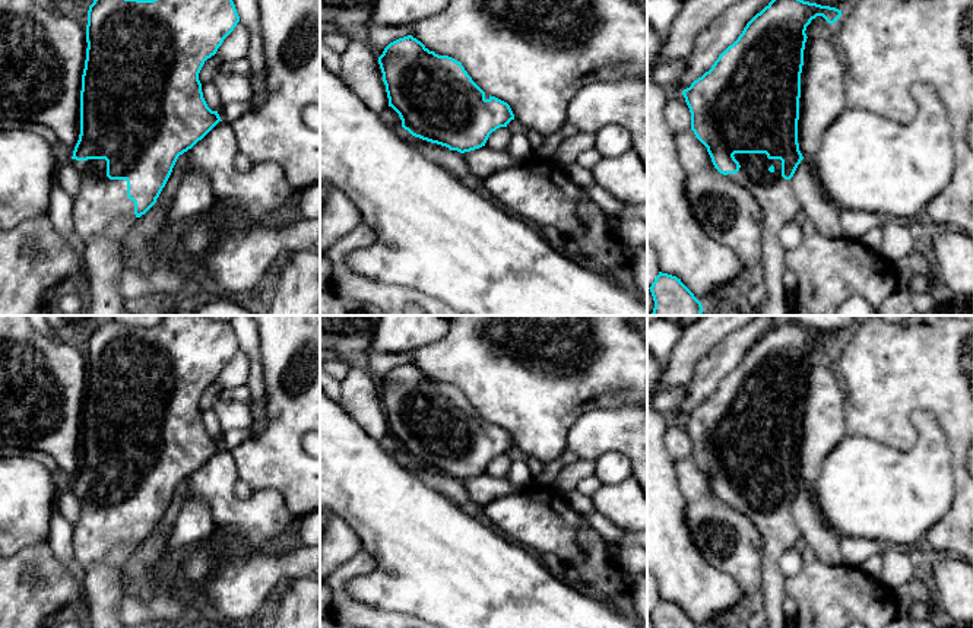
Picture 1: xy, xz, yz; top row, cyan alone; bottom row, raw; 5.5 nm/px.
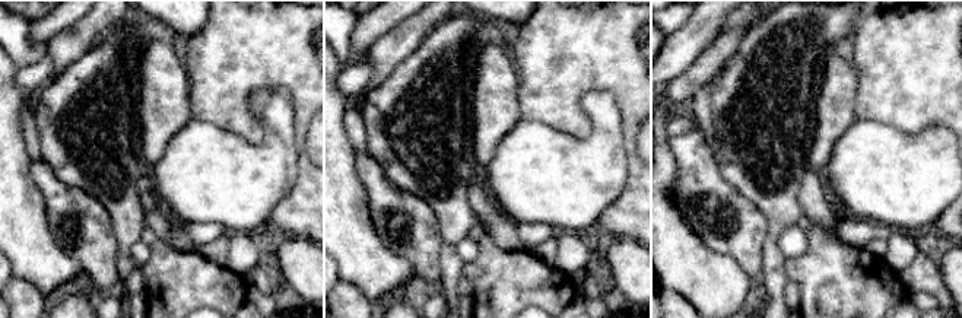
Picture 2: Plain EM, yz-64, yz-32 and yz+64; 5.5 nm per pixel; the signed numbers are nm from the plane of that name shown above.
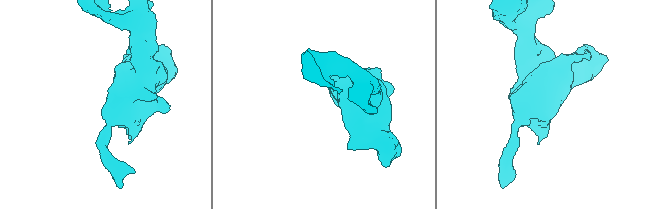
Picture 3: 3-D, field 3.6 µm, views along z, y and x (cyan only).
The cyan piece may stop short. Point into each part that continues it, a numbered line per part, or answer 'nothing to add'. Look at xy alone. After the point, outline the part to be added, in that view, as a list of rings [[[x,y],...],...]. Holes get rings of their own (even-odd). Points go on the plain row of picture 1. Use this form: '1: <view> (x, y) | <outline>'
1: xy (100, 527) | [[[72,486],[70,491],[80,502],[73,551],[89,599],[88,628],[126,628],[118,619],[120,600],[129,591],[126,568],[107,567],[102,559],[114,546],[136,543],[134,529],[127,524],[127,508],[110,507],[105,486]]]

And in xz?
nothing to add

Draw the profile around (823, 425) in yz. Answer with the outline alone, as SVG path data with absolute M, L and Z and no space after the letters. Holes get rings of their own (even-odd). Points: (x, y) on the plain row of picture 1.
M828 364L806 365L801 400L798 470L804 485L815 482L827 456L847 435L846 391Z

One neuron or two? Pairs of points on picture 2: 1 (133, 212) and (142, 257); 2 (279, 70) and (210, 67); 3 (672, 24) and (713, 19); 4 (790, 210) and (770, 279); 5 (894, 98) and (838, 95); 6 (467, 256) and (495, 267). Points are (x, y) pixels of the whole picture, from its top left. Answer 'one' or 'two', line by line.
1: two
2: one
3: two
4: one
5: two
6: two

